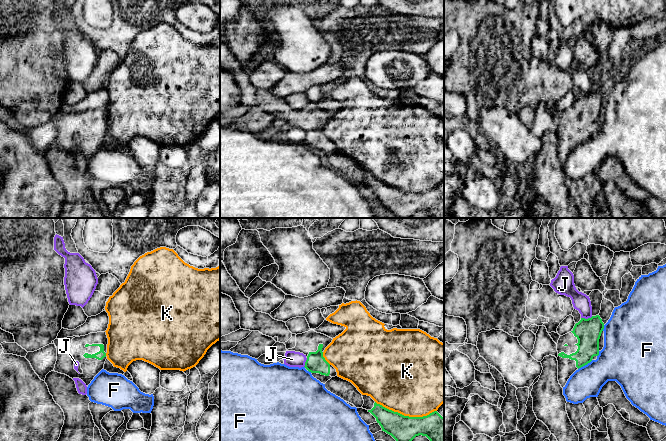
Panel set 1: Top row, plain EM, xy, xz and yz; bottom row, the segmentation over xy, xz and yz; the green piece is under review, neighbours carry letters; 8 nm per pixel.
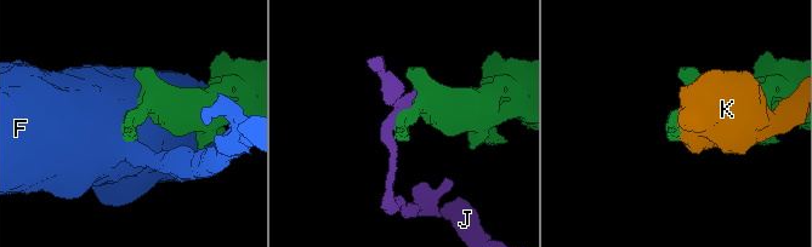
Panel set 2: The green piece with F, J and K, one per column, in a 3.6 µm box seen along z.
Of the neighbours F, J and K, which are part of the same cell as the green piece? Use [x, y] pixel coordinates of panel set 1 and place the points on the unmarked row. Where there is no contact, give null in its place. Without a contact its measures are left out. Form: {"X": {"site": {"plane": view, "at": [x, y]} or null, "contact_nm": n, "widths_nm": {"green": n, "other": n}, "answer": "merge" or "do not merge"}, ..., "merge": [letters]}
{"F": {"site": {"plane": "yz", "at": [585, 140]}, "contact_nm": 140, "widths_nm": {"green": 200, "other": 300}, "answer": "do not merge"}, "J": {"site": {"plane": "yz", "at": [586, 95]}, "contact_nm": 100, "widths_nm": {"green": 200, "other": 140}, "answer": "do not merge"}, "K": {"site": {"plane": "xz", "at": [406, 192]}, "contact_nm": 500, "widths_nm": {"green": 220, "other": 480}, "answer": "do not merge"}, "merge": []}

